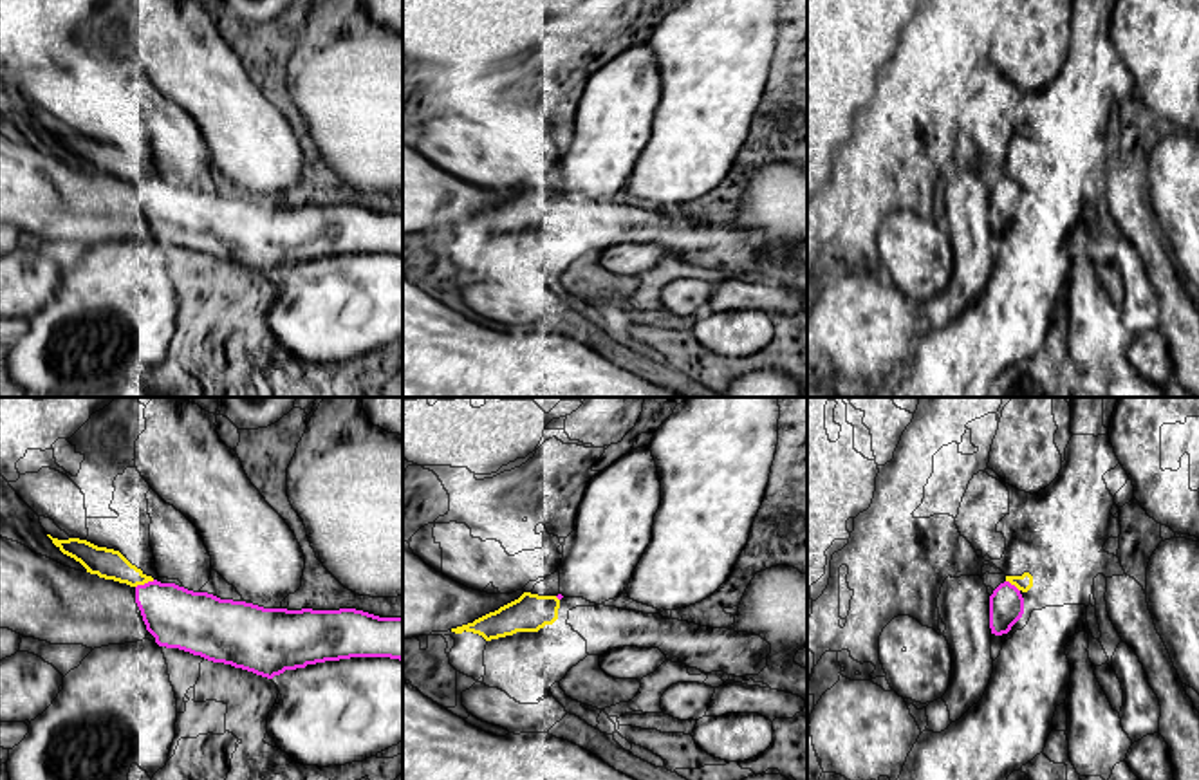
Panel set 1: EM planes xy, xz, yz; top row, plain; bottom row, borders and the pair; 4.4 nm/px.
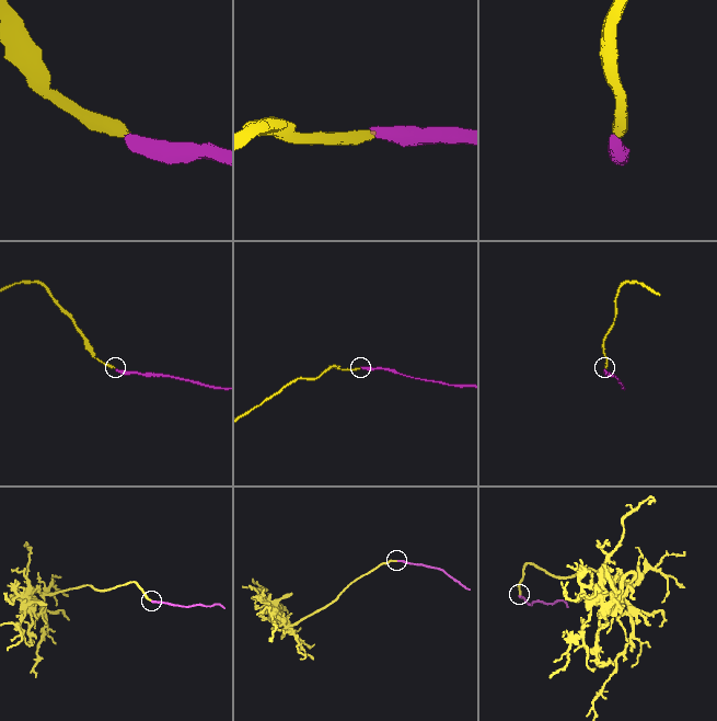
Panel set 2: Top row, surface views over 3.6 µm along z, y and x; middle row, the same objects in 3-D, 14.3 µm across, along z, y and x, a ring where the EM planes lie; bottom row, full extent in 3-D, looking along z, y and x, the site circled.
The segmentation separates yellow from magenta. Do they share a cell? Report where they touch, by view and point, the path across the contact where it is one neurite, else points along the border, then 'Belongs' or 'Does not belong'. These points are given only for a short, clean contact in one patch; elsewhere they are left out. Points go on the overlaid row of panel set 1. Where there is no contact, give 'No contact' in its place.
Touches yellow at xy (145, 582). Does not belong

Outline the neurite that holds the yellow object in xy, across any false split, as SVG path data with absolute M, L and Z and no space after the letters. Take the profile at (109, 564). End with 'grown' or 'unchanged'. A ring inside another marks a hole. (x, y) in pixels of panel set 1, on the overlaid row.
M51 534L47 536L63 554L79 562L90 574L126 583L130 587L153 581L152 576L146 576L141 569L132 565L119 551L98 547L79 538L58 540L52 538Z; unchanged

